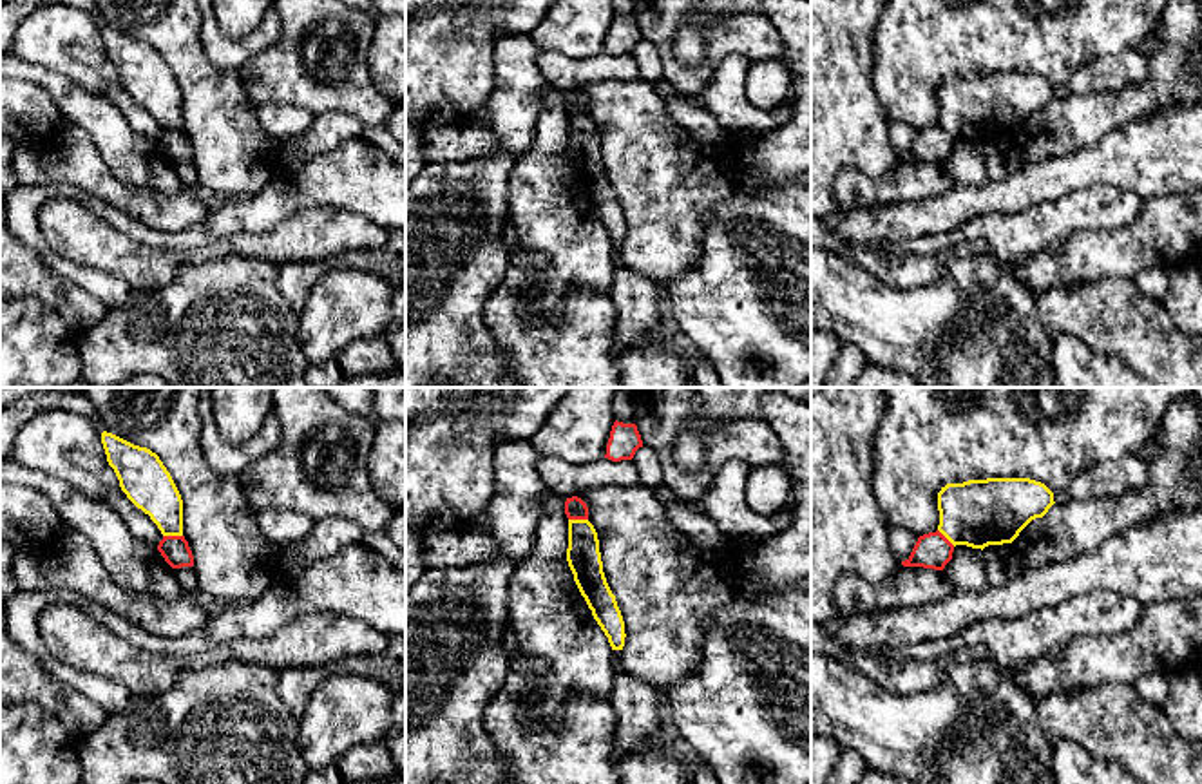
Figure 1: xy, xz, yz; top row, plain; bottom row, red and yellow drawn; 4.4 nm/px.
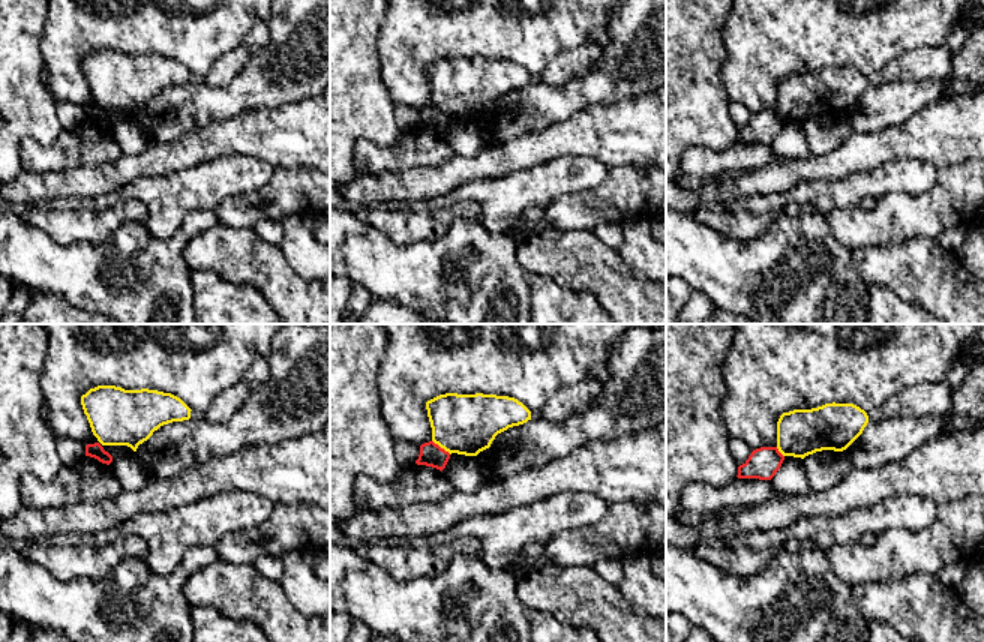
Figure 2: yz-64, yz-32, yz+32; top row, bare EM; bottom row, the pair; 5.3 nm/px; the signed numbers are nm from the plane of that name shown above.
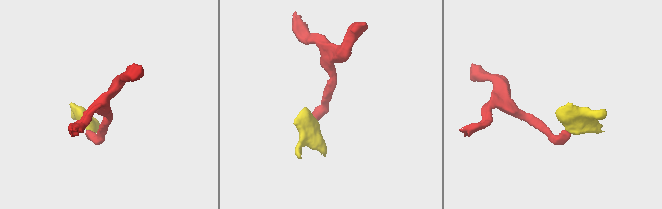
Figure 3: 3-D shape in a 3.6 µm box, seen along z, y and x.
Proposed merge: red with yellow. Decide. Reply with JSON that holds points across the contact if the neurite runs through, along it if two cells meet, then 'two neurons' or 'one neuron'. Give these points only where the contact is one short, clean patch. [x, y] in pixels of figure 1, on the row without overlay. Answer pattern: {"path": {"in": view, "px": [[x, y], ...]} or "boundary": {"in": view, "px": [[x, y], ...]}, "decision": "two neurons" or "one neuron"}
{"boundary": {"in": "xy", "px": [[163, 129], [181, 131]]}, "decision": "two neurons"}

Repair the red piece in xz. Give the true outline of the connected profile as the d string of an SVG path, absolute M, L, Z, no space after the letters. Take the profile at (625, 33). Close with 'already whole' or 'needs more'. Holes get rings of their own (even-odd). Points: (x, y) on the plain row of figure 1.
M615 14L610 25L605 53L612 56L632 54L639 42L643 42L643 34L637 20Z | already whole

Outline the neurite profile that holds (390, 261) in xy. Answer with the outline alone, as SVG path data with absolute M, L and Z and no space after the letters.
M405 228L391 230L387 243L377 250L353 250L317 263L286 263L279 266L279 292L300 313L319 279L337 268L360 268L405 290Z

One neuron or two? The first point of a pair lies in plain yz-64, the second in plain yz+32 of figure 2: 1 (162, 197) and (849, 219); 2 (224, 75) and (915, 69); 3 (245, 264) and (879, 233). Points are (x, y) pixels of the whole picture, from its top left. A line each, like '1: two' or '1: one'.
1: two
2: one
3: two

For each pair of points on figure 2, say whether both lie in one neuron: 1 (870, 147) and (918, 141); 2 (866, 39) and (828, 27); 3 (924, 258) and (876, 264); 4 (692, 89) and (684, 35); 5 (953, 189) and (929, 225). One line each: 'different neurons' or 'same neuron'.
1: same neuron
2: same neuron
3: same neuron
4: same neuron
5: same neuron

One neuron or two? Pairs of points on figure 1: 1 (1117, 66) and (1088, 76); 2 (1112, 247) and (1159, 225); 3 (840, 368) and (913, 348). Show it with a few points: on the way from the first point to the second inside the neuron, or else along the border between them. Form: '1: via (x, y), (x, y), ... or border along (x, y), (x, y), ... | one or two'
1: via (1110, 73), (1096, 76) | one
2: via (1123, 247), (1130, 247), (1139, 238), (1148, 236) | one
3: border along (842, 343), (851, 343), (866, 363) | two

